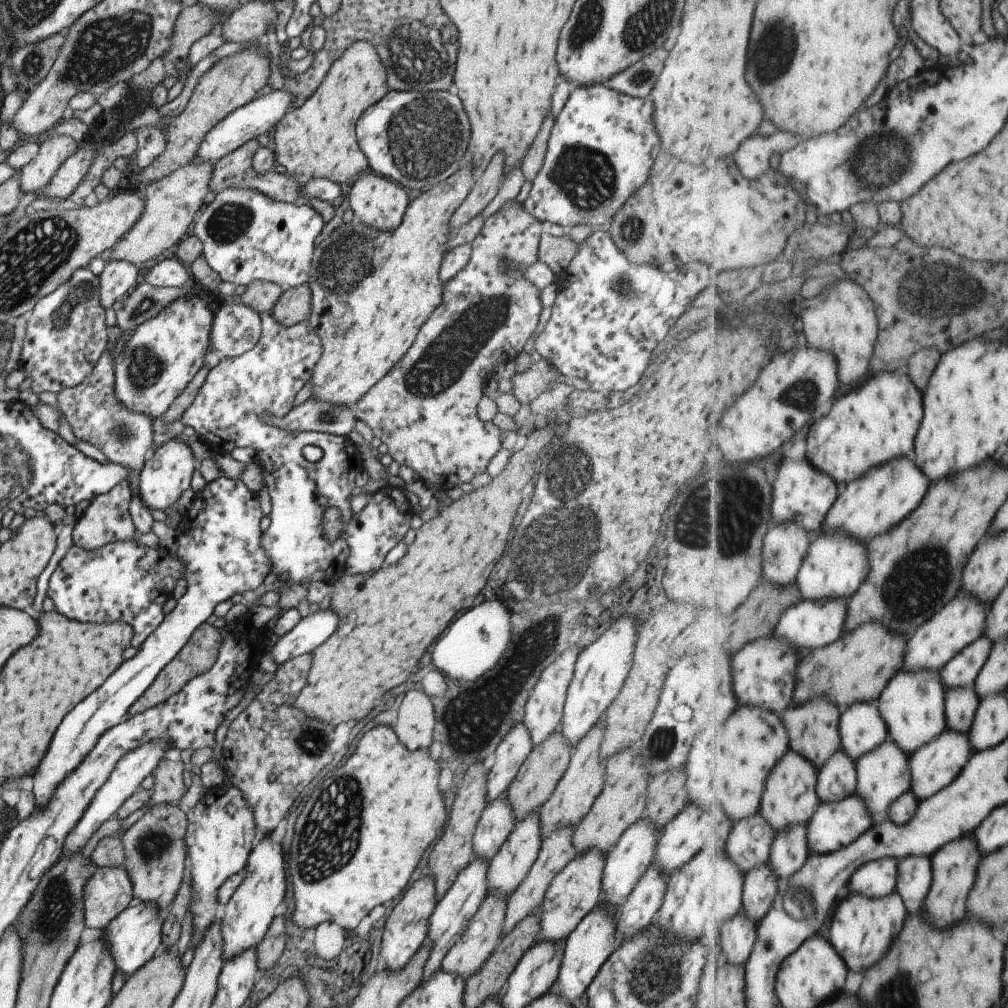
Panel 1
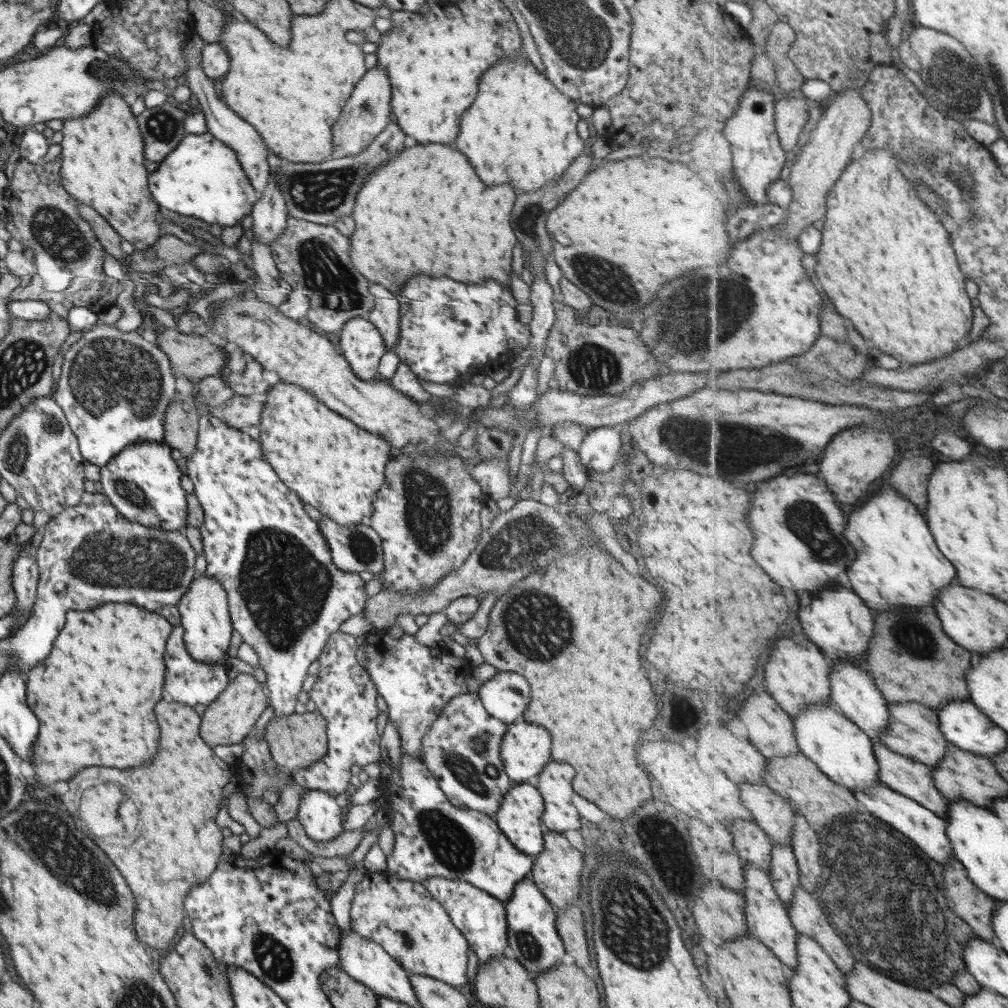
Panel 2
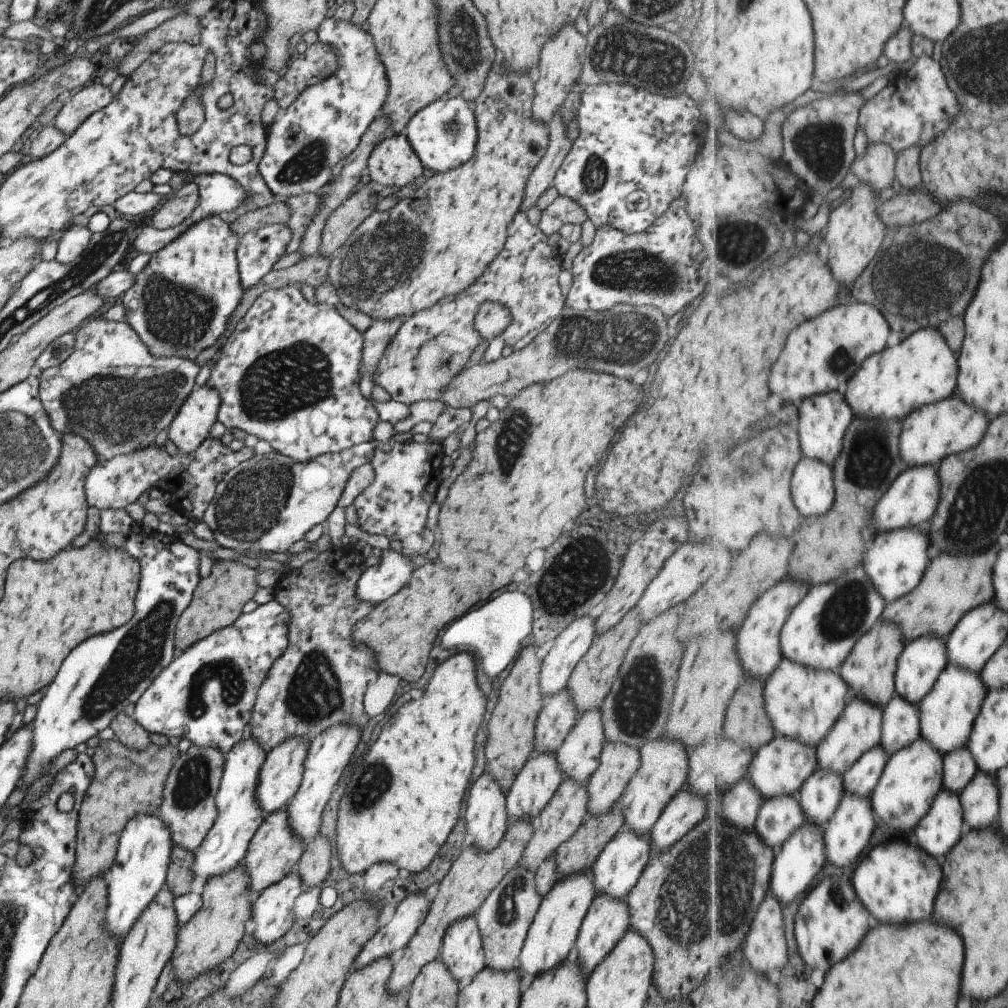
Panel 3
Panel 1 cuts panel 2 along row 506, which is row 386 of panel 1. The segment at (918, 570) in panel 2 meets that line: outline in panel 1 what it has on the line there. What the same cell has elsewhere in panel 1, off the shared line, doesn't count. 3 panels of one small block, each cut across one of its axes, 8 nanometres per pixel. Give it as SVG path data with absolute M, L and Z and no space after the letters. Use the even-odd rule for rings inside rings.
M896 370L876 374L865 384L852 388L848 394L837 398L837 403L833 404L833 410L814 422L806 439L806 459L819 472L829 474L838 485L844 487L853 480L863 478L871 471L871 468L883 462L907 456L915 448L923 414L924 394L913 384L909 374Z

